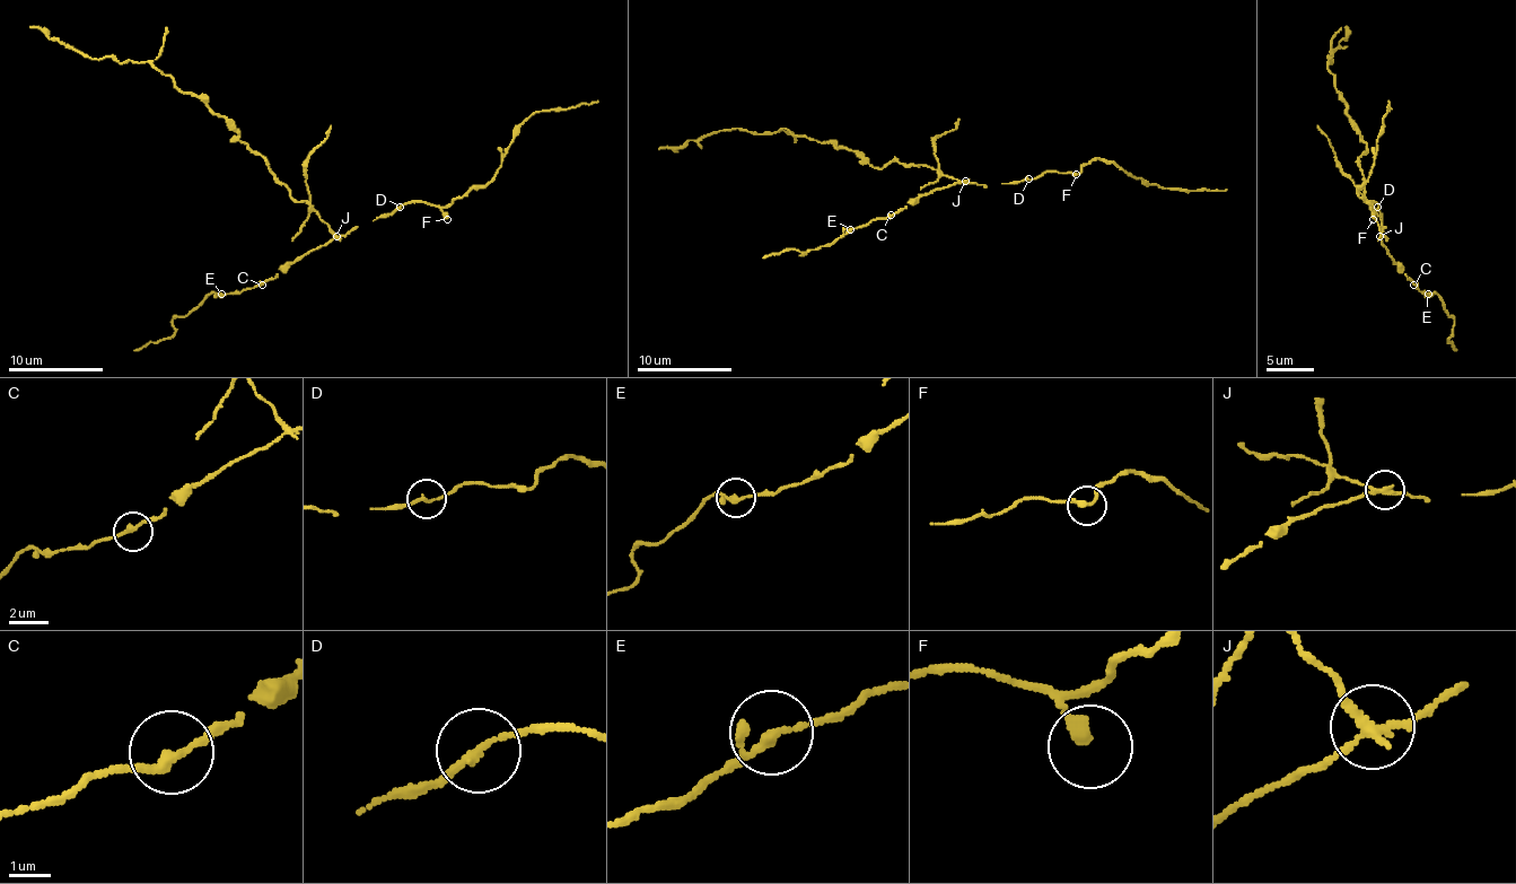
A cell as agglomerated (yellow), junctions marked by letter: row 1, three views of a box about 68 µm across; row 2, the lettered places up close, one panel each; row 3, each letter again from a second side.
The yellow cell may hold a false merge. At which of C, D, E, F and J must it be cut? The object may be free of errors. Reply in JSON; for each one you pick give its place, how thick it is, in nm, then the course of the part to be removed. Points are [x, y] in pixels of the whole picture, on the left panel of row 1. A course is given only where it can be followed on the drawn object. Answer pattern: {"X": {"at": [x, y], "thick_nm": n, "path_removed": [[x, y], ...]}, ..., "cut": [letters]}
{"J": {"at": [336, 236], "thick_nm": 190, "path_removed": [[336, 235], [308, 204], [295, 200], [226, 120], [200, 98], [184, 94], [146, 61], [89, 59], [31, 25]]}, "cut": ["J"]}

